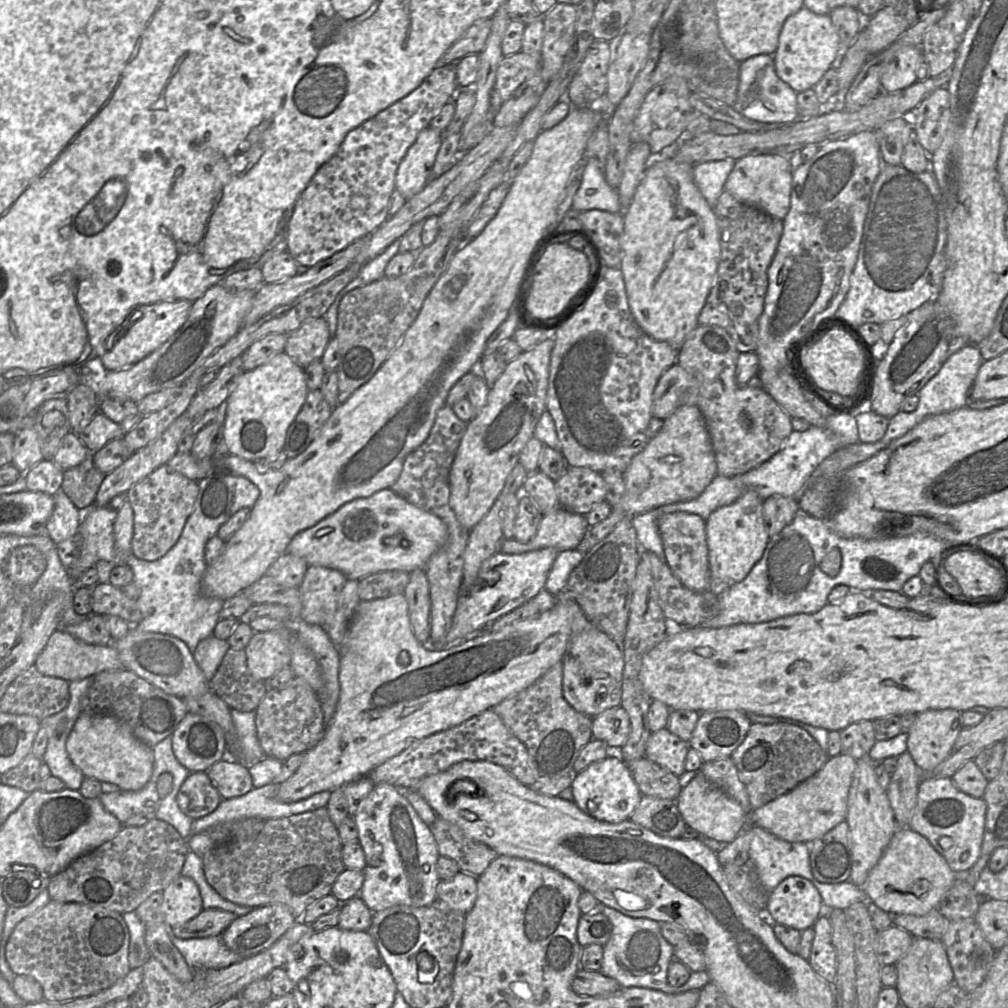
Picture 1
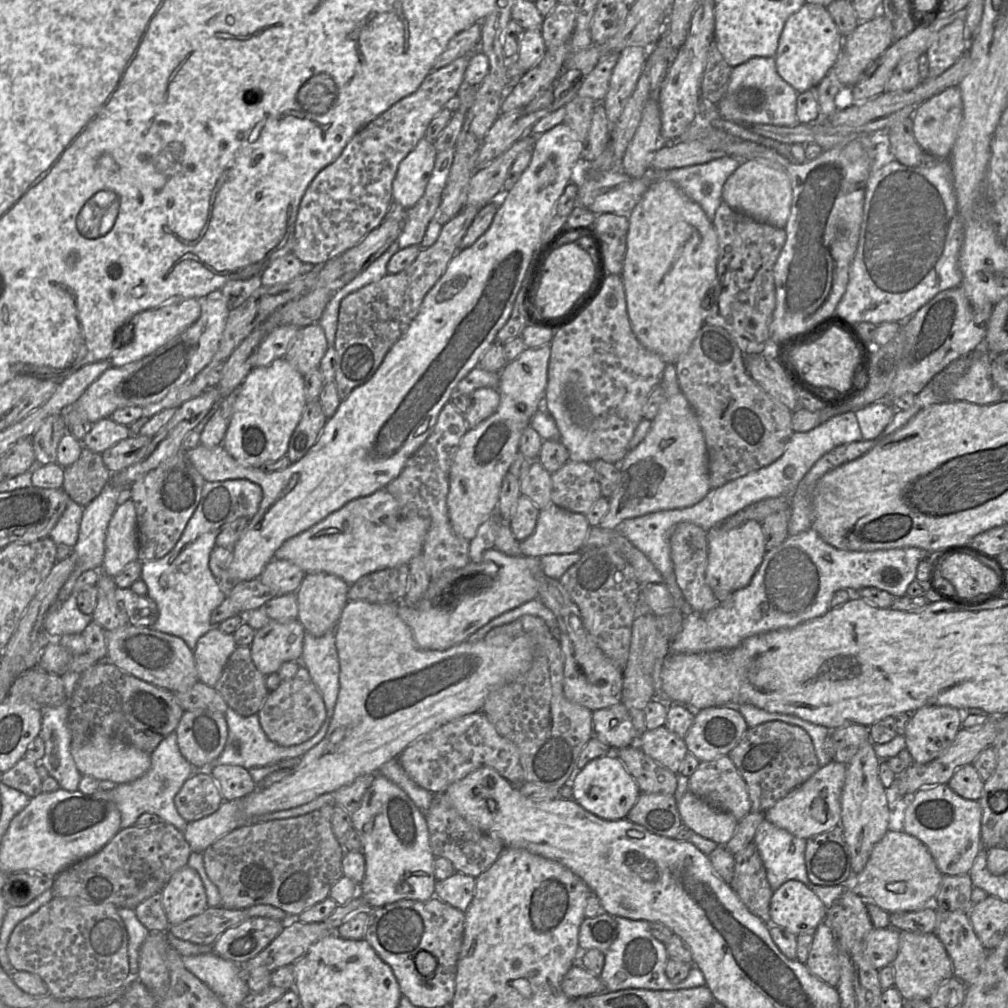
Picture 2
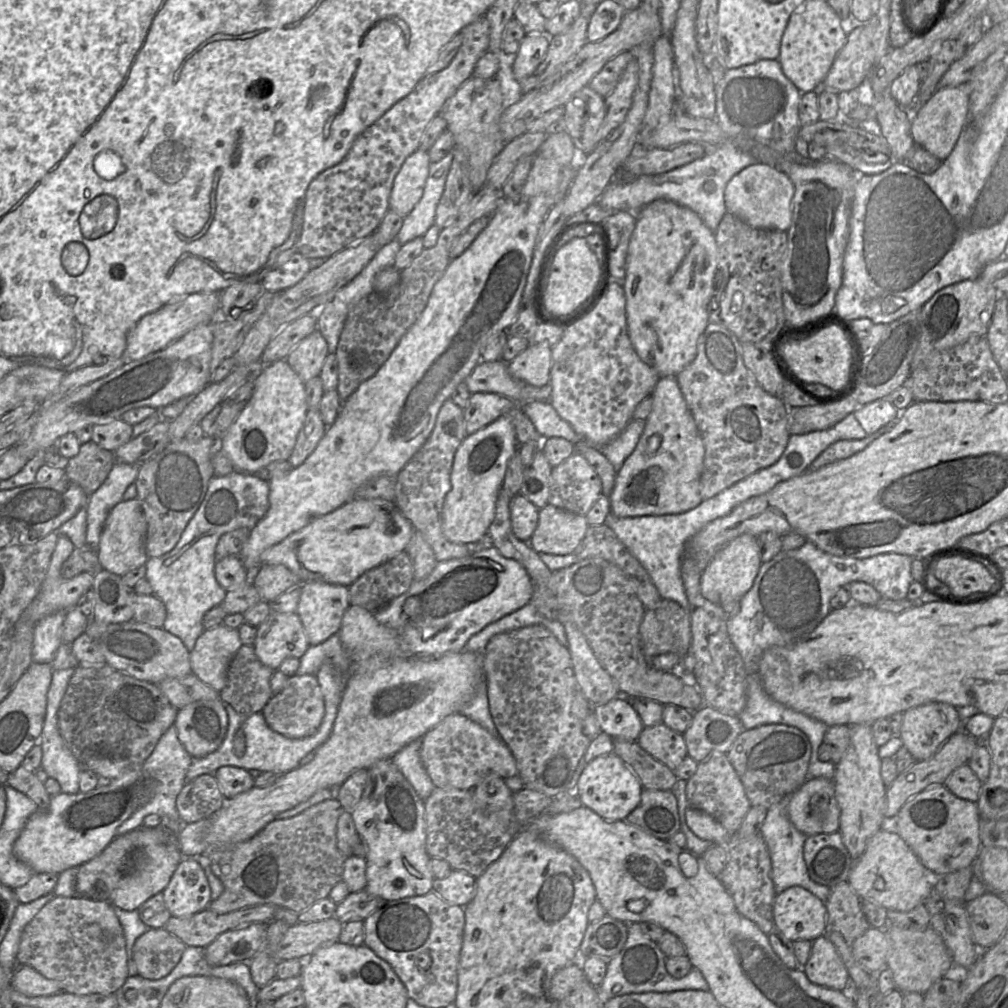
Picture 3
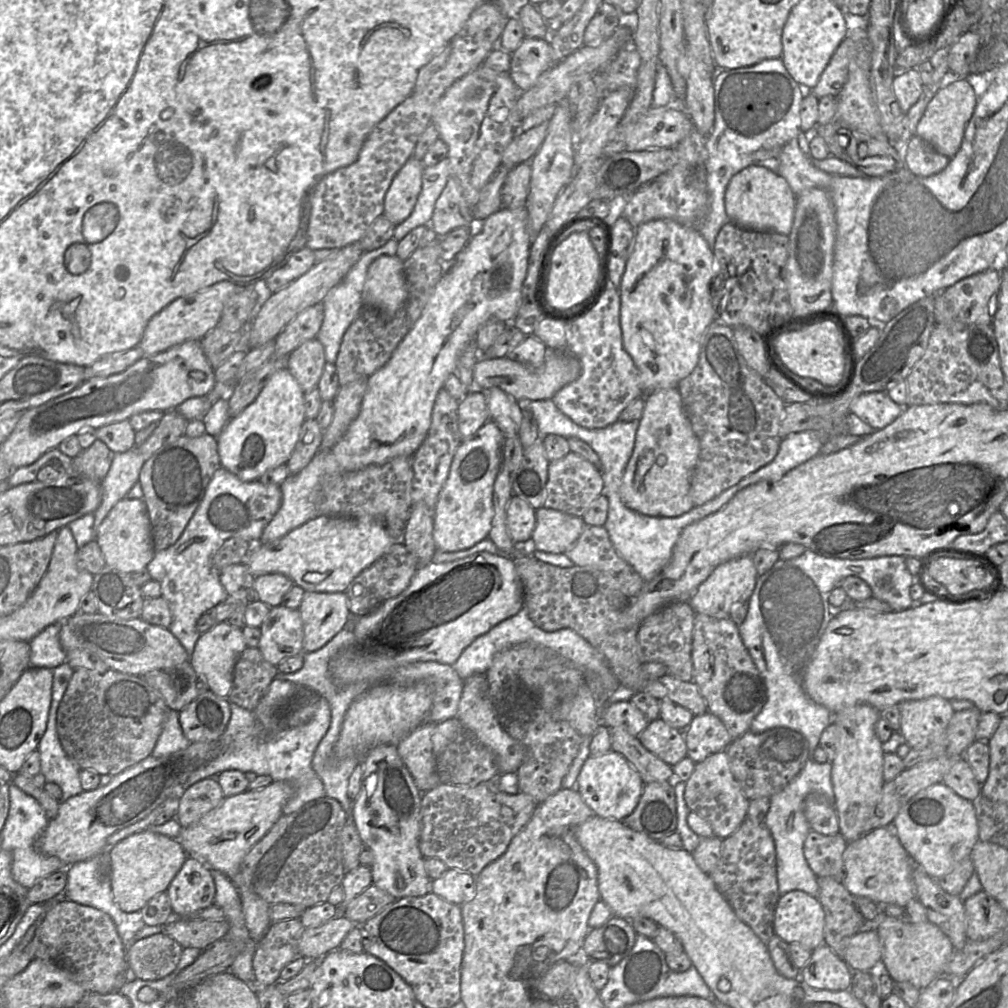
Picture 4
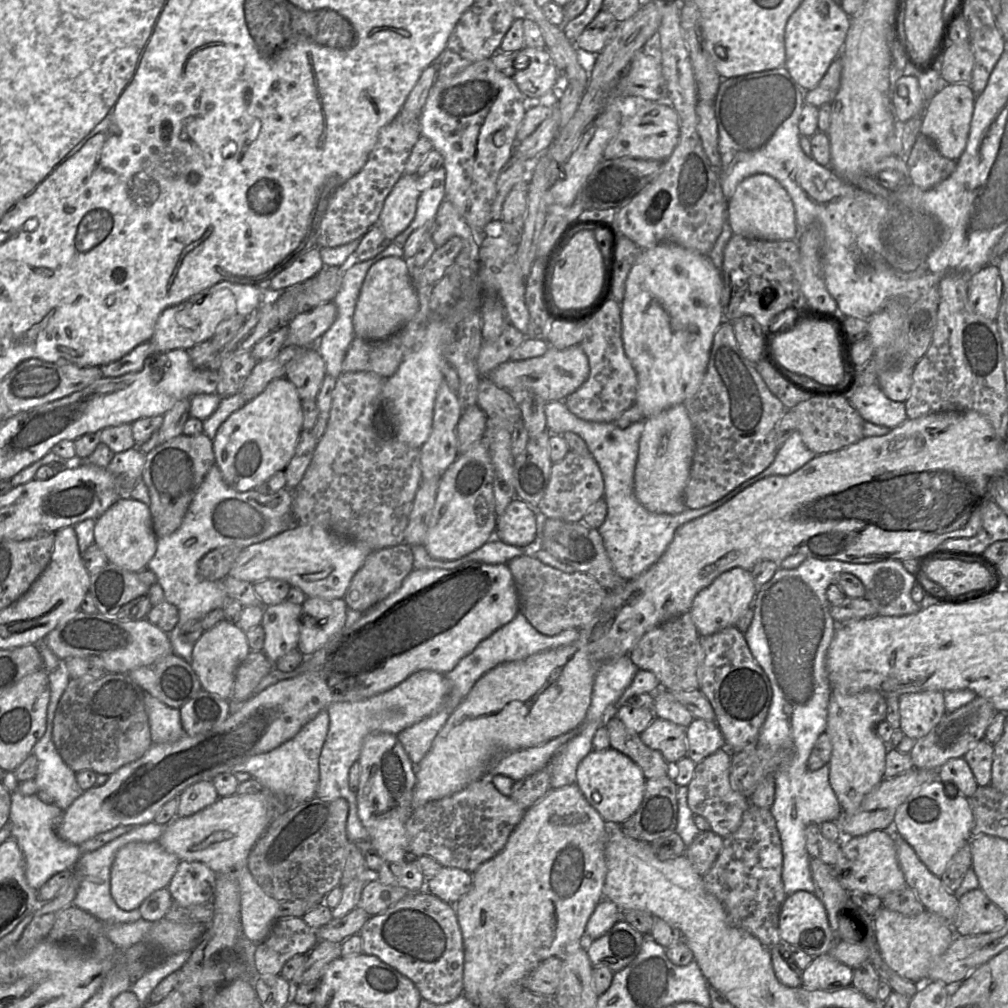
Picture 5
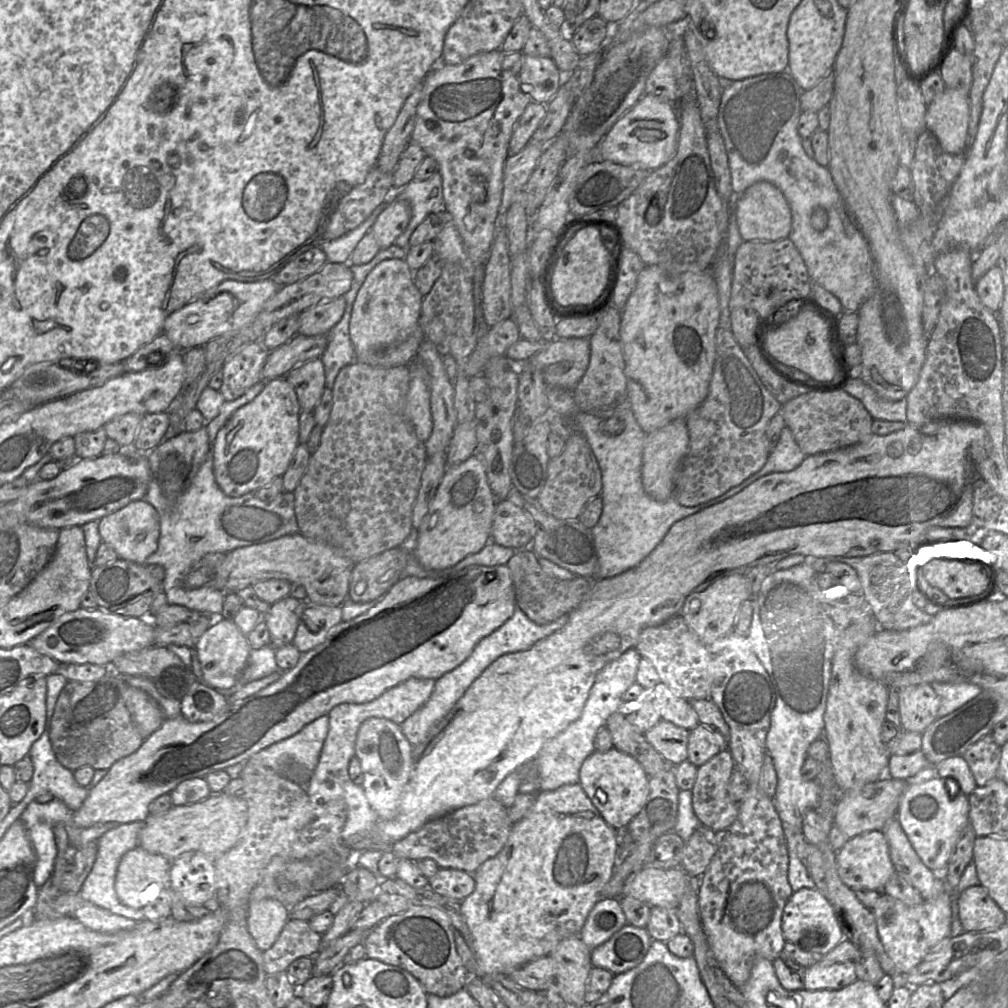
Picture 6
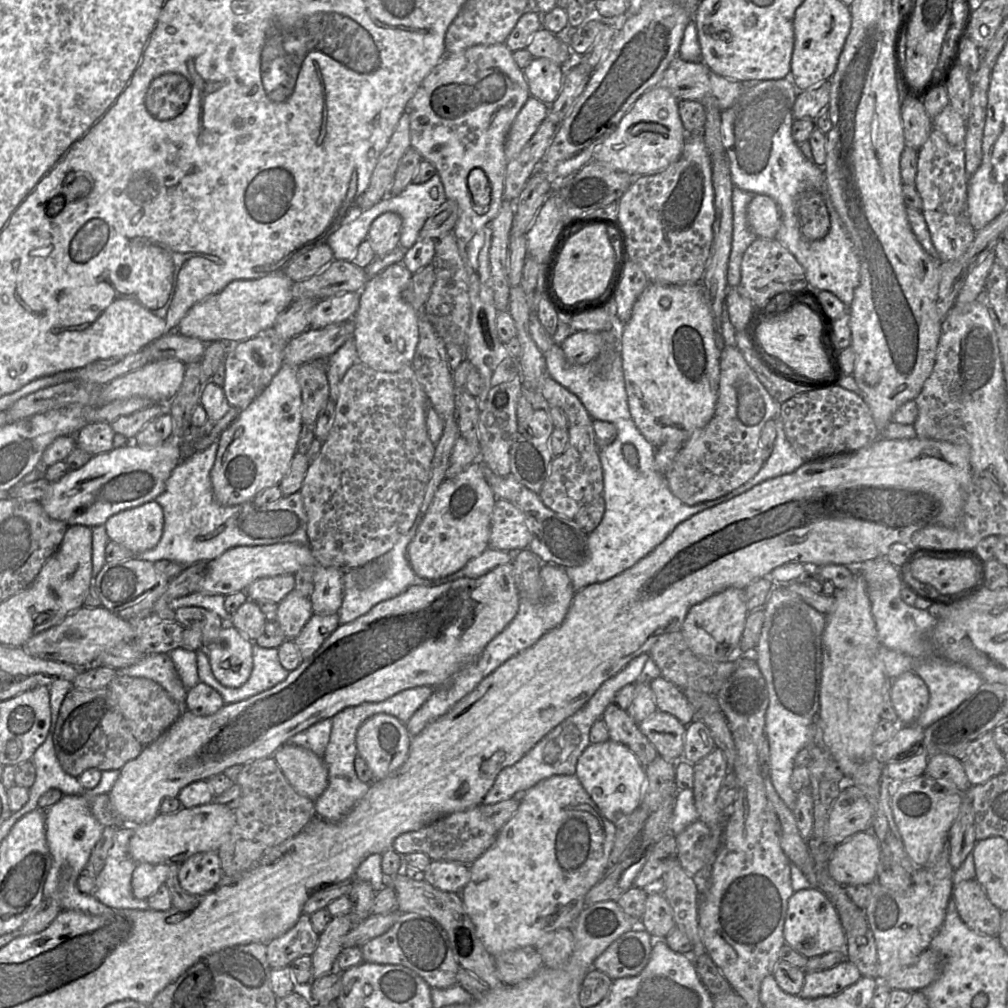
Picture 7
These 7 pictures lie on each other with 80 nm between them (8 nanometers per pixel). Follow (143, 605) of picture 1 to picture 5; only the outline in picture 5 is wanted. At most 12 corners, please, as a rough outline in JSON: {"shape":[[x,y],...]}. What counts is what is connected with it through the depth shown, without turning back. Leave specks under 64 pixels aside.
{"shape":[[216,464],[180,527],[147,566],[184,626],[223,608],[222,581],[198,573],[211,550],[244,549],[294,525],[293,491],[239,492]]}

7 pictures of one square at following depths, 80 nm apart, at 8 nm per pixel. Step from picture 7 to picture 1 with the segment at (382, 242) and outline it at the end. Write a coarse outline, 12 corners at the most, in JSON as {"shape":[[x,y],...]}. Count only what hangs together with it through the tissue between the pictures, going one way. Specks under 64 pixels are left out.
{"shape":[[423,129],[397,169],[407,200],[432,179],[442,132]]}

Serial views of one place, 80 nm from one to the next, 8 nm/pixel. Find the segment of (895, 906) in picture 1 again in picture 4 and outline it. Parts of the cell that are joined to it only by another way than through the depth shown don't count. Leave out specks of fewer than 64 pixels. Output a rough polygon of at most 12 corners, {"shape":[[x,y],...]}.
{"shape":[[888,828],[847,842],[840,881],[880,905],[916,899],[913,859]]}

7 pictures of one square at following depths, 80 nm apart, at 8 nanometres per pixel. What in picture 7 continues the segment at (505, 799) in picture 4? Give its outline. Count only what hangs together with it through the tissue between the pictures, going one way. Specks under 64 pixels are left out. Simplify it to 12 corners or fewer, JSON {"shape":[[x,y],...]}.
{"shape":[[480,805],[399,835],[401,856],[472,864],[498,831]]}

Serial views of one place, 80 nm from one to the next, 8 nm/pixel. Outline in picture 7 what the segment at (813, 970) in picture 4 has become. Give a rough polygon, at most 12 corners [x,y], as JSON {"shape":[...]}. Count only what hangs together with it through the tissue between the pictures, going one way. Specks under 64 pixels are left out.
{"shape":[[845,958],[829,969],[805,972],[799,996],[835,995],[861,976]]}

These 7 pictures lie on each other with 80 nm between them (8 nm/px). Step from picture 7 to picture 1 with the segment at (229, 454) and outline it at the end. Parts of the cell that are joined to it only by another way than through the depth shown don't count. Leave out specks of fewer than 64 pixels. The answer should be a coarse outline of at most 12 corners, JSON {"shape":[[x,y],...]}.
{"shape":[[285,351],[245,371],[225,402],[229,453],[284,450],[308,391]]}

